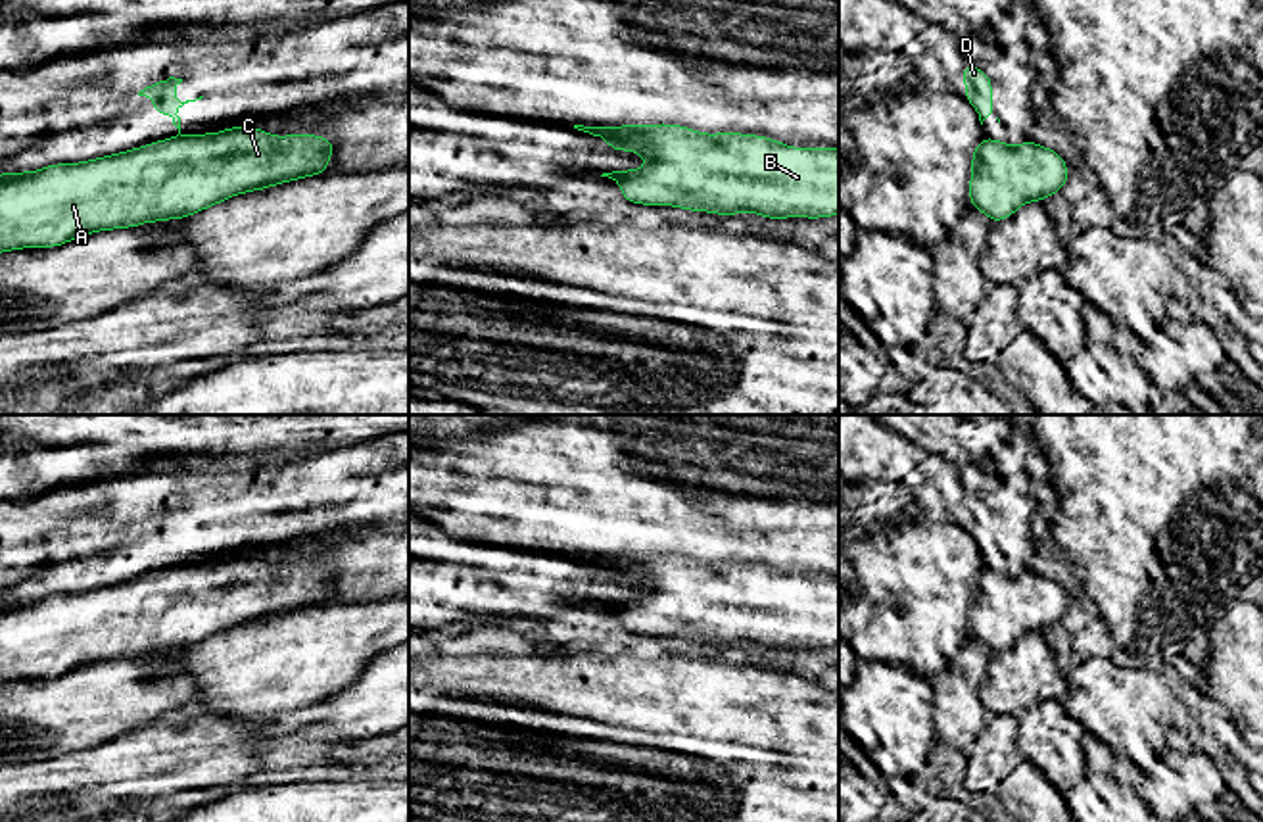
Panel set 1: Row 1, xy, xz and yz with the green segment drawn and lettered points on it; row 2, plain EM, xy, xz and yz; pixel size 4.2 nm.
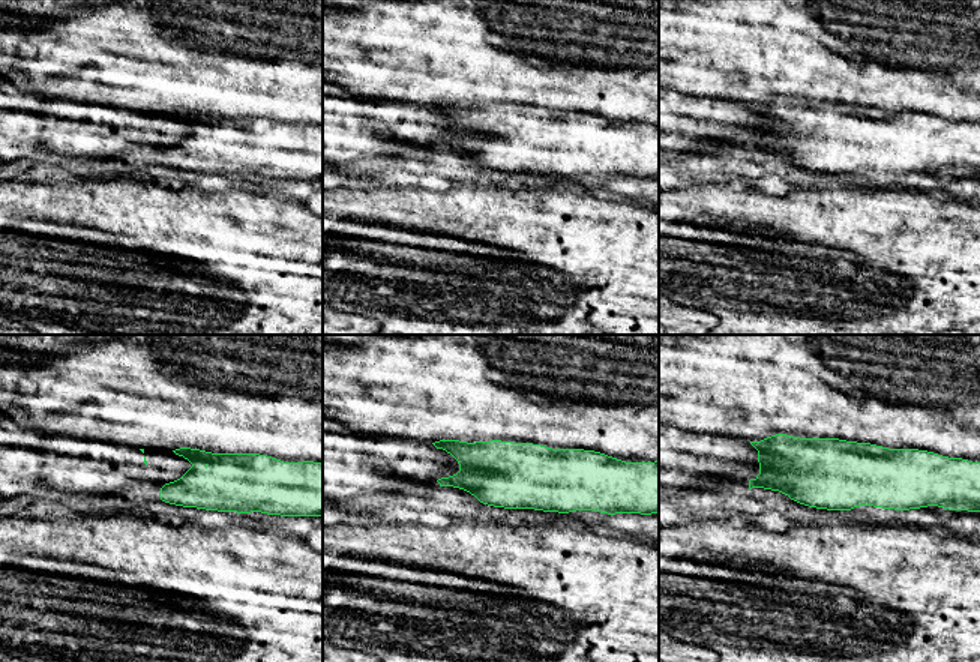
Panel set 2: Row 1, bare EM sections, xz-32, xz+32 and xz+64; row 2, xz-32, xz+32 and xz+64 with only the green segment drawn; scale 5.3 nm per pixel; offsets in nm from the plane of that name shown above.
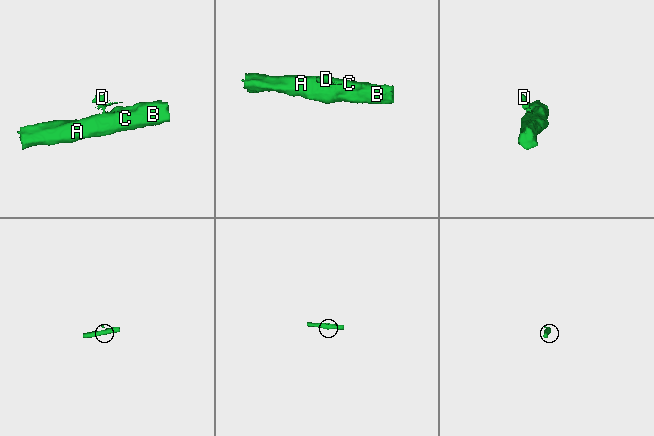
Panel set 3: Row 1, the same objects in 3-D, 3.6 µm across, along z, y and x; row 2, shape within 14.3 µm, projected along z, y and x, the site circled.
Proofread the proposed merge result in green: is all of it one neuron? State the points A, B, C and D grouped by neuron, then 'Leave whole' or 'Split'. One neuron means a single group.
Groups: A B C / D. Split

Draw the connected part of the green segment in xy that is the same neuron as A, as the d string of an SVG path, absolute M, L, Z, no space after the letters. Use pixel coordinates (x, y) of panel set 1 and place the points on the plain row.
M236 555L219 563L179 565L88 592L0 603L0 684L56 678L100 661L188 649L238 624L324 605L334 582L334 572L321 565L274 567Z

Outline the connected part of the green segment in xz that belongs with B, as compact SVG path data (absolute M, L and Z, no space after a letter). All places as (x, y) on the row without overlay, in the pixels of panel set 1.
M618 555L574 559L603 568L608 576L633 580L647 590L643 599L603 603L618 613L622 630L639 636L670 636L714 645L758 643L764 649L822 649L839 645L839 578L793 578L745 563L699 563L689 557Z

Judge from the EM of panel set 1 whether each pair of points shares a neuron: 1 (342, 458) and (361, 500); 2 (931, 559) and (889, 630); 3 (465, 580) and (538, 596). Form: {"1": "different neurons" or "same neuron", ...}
{"1": "same neuron", "2": "same neuron", "3": "same neuron"}

